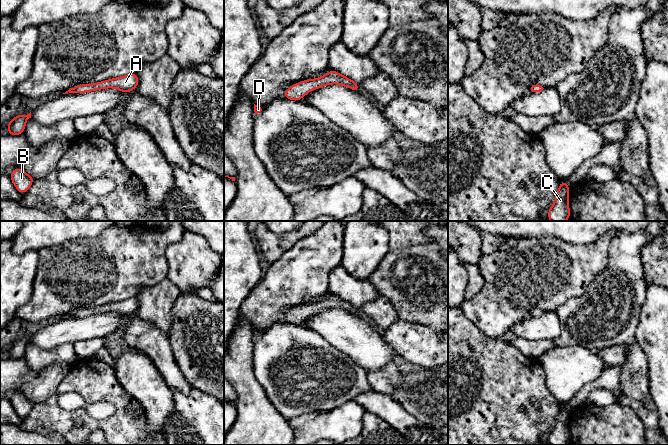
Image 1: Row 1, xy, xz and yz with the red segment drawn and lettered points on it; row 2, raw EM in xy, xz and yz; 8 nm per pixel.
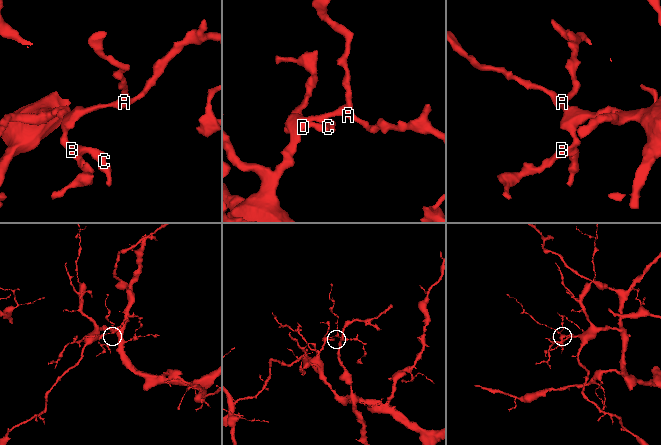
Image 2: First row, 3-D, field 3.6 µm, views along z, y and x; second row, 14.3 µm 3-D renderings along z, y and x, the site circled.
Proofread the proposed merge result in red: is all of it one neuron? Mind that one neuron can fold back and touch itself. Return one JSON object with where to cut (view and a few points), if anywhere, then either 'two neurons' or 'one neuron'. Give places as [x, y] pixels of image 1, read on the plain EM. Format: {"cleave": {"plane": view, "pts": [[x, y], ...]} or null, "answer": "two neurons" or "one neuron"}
{"cleave": null, "answer": "one neuron"}

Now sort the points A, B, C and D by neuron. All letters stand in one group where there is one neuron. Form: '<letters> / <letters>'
A B C D

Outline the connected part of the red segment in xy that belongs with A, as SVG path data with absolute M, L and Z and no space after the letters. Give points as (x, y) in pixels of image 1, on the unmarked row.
M131 297L122 301L117 301L94 308L81 308L70 312L65 317L84 317L106 312L115 312L122 316L129 317L137 312L139 303L136 297Z

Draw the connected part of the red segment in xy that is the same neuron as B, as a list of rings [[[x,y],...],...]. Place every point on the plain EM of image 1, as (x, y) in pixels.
[[[14,392],[9,400],[16,413],[24,418],[32,409],[34,403],[20,392]]]

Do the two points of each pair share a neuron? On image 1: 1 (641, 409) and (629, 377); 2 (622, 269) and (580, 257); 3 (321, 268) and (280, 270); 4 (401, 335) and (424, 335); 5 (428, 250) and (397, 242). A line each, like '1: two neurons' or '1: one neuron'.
1: one neuron
2: two neurons
3: one neuron
4: one neuron
5: two neurons

